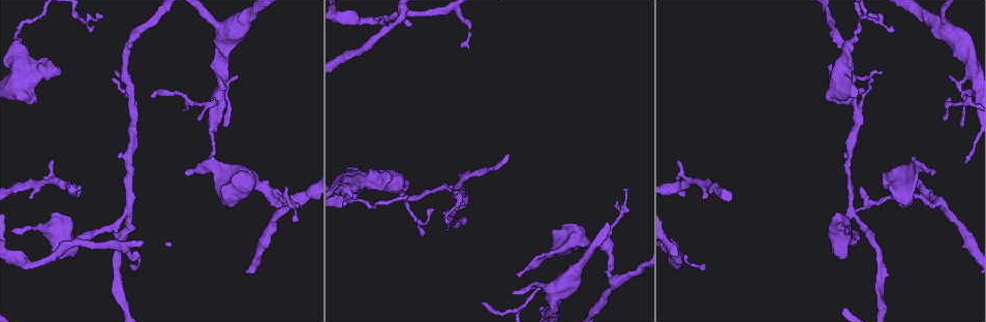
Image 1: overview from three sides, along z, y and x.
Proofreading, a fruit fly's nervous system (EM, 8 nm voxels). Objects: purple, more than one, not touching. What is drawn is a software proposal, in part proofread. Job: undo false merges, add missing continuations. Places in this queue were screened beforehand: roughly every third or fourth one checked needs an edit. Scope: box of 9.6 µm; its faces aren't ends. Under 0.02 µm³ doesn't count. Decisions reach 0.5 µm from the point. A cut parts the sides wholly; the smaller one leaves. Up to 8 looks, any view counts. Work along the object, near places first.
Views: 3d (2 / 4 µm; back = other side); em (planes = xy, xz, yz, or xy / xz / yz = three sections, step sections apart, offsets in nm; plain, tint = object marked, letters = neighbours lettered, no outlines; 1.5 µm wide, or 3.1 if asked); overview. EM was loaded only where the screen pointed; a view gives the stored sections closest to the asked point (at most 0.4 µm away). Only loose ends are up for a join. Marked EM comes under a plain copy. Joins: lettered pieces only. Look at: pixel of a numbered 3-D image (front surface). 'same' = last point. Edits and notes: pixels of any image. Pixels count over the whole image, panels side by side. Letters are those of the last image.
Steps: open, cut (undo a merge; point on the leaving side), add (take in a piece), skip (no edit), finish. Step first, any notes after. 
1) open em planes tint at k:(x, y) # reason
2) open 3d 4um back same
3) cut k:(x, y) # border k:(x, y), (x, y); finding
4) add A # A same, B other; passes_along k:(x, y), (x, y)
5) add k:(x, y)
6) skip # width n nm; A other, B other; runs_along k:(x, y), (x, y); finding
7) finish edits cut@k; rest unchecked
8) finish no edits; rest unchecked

open em xz step 8 letters at 1:(26, 262) # calibre changes

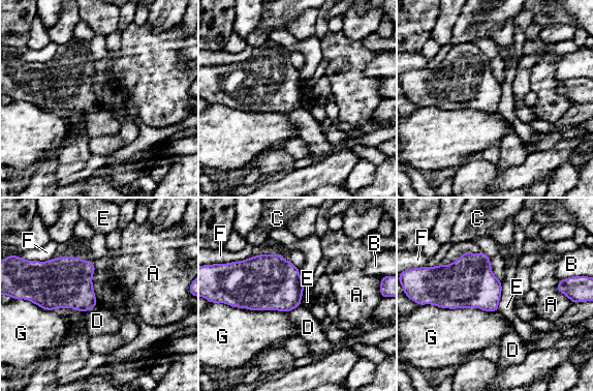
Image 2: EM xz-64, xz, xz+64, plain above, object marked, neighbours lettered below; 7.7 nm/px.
skip # A other, B other, C other, D other, E other, F other, G other; border 2:(501, 282), (501, 296), (496, 310); one cell here

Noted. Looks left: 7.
open 3d 4um at 1:(862, 91) # free end

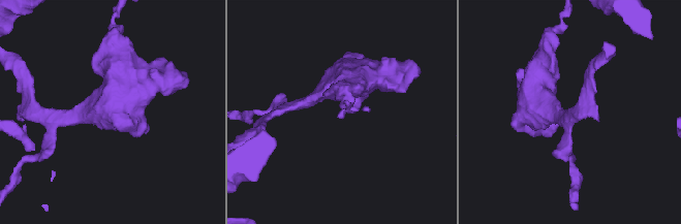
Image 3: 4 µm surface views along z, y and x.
open em planes letters at 3:(337, 116) # shape alone is not enough

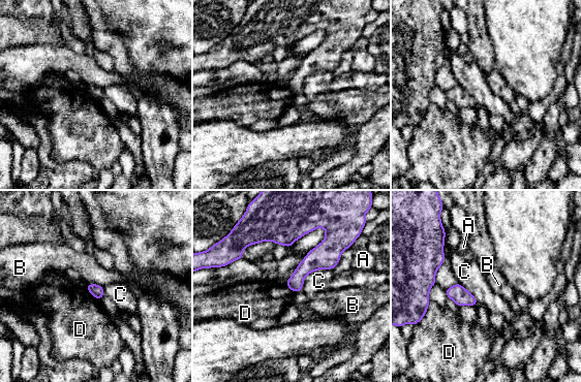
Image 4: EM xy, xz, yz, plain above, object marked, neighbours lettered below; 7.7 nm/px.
skip # A other, B other, C other, D other; border 4:(88, 283), (96, 283), (102, 287); none of them fits

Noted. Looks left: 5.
open em planes letters at 1:(626, 192) # thin end

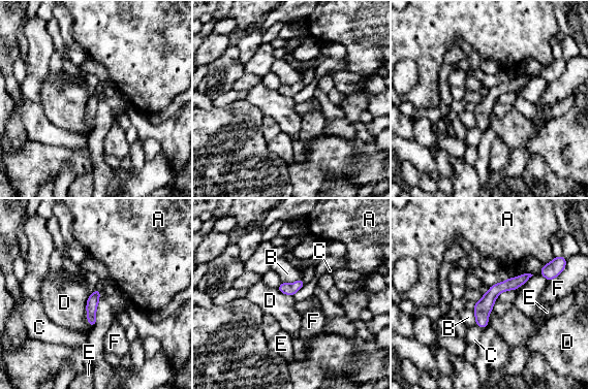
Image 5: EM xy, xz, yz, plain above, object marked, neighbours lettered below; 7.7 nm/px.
skip # A other, B other, C other, D other, E other, F other; border 5:(89, 294), (86, 319), (92, 326); no lettered piece goes on from it

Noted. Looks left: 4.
finish no edits; rest unchecked

